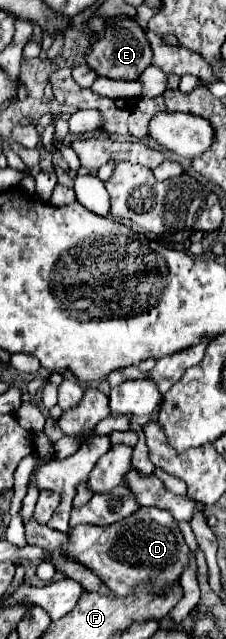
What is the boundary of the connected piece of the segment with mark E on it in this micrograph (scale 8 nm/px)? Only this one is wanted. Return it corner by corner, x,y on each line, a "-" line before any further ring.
107,18
105,36
97,46
91,48
87,64
97,72
97,76
111,80
137,80
139,74
151,64
151,46
145,38
145,30
129,18

